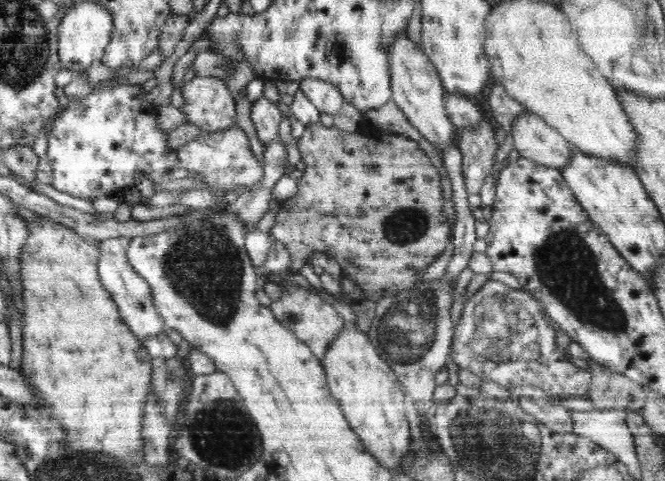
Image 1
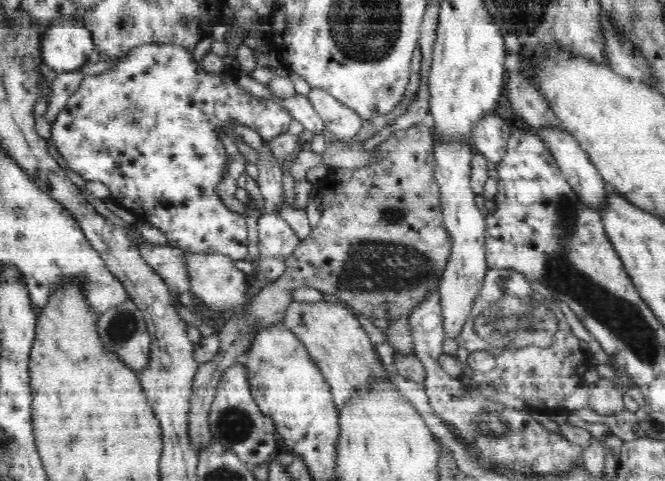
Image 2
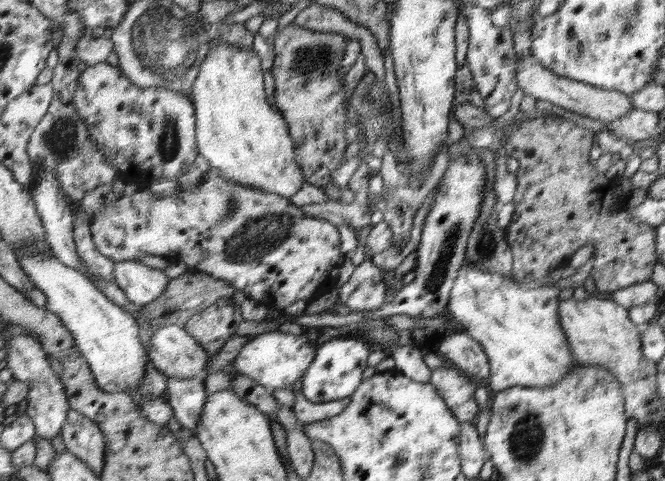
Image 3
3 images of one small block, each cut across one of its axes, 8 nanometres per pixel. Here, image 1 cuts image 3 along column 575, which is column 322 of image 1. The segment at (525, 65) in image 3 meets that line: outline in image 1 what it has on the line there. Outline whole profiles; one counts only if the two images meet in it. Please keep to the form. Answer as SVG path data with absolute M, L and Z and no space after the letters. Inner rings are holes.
M307 78L301 80L299 88L321 113L333 116L339 112L345 101L340 89L330 81Z

